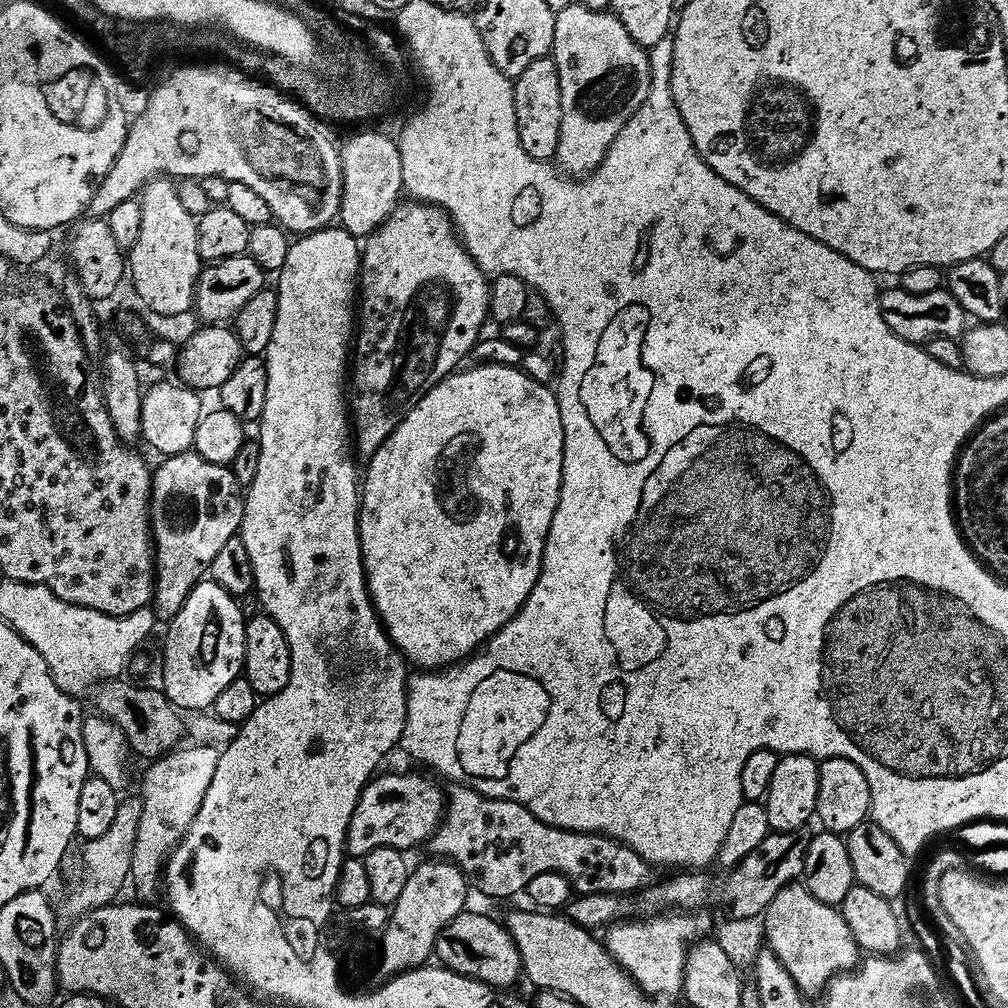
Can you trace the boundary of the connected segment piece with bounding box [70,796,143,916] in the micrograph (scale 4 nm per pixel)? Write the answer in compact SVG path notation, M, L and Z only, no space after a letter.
M125 797L120 803L117 817L114 818L114 825L110 826L110 830L102 838L85 843L86 878L70 896L70 908L74 915L87 915L93 909L108 907L119 899L118 894L124 884L129 883L131 877L142 810L141 797Z

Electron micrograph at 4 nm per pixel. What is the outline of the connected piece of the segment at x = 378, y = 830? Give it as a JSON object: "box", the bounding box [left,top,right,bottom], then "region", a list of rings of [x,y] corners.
{"box":[346,775,446,858],"region":[[[377,775],[365,788],[360,805],[348,827],[346,852],[349,857],[363,858],[374,850],[396,848],[407,853],[408,848],[427,845],[444,822],[446,792],[424,776]]]}

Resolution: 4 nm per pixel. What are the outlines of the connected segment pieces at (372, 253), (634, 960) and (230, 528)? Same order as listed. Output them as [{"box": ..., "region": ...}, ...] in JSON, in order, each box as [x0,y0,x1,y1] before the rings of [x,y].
[{"box":[350,202,492,458],"region":[[[404,202],[392,213],[392,217],[373,234],[367,237],[362,248],[362,267],[360,269],[360,286],[358,289],[358,335],[354,340],[354,367],[350,372],[350,384],[356,387],[356,397],[350,400],[350,420],[354,425],[354,444],[360,447],[364,458],[370,458],[398,430],[398,426],[448,376],[461,367],[485,335],[484,323],[489,323],[488,307],[492,297],[492,286],[489,277],[474,262],[474,258],[464,248],[452,217],[447,212],[427,202]]]},{"box":[606,910,713,997],"region":[[[701,910],[656,914],[651,918],[632,918],[627,922],[613,924],[606,932],[608,953],[648,997],[679,997],[684,990],[684,971],[689,948],[713,935],[712,920],[706,913],[707,911]]]},{"box":[150,451,246,621],"region":[[[195,451],[184,452],[181,456],[169,456],[163,461],[164,465],[159,469],[155,469],[152,477],[152,510],[150,513],[150,523],[152,525],[152,543],[154,545],[154,611],[161,621],[171,621],[172,617],[182,610],[182,606],[186,602],[186,598],[192,592],[193,588],[205,579],[206,566],[211,565],[222,548],[230,539],[238,536],[242,522],[244,521],[244,501],[246,499],[245,489],[240,487],[236,480],[236,475],[232,473],[231,467],[215,464],[214,462],[206,462],[197,456]]]}]

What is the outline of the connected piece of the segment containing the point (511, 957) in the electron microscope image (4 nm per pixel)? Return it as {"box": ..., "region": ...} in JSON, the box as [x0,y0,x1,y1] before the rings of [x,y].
{"box":[435,910,524,990],"region":[[[466,910],[442,934],[436,943],[435,959],[450,972],[457,972],[470,980],[480,980],[497,990],[512,990],[524,976],[524,963],[516,940],[503,923],[491,920],[480,912]]]}

